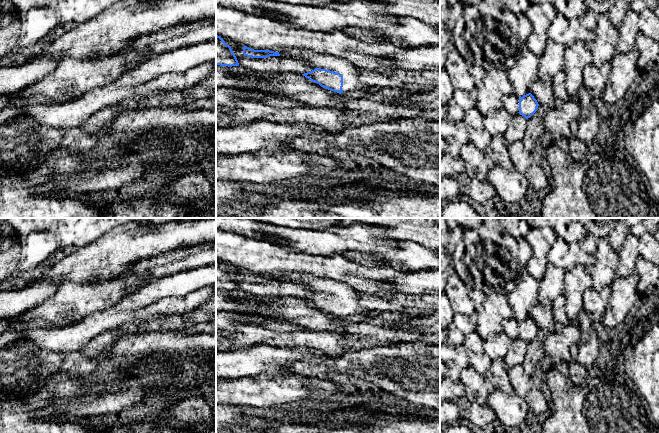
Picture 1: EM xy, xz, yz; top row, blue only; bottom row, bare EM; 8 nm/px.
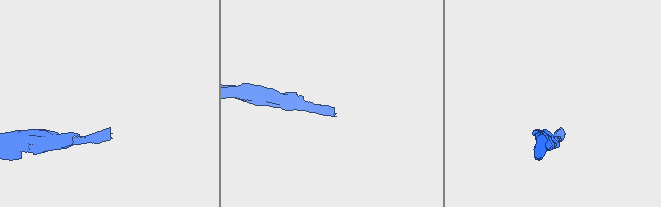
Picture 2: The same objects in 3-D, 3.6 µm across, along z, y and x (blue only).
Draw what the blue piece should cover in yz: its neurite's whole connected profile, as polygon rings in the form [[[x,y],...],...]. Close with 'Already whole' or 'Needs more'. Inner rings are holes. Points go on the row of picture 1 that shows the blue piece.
[[[512,93],[502,97],[502,106],[511,116],[520,114],[528,119],[537,111],[539,104],[531,93],[520,98]]]. Needs more

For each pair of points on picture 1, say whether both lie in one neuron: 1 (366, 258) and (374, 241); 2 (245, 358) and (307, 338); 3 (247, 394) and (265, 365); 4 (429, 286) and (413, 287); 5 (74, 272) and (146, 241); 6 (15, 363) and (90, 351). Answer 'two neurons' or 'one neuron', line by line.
1: two neurons
2: two neurons
3: two neurons
4: one neuron
5: one neuron
6: two neurons

